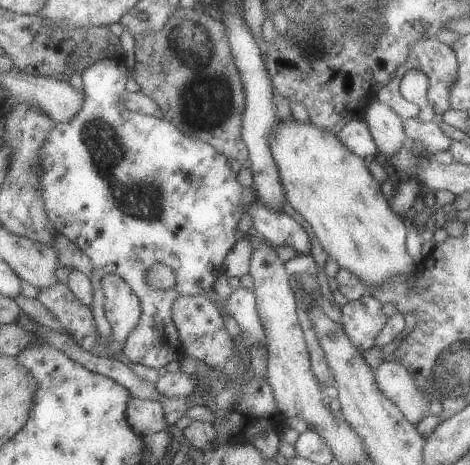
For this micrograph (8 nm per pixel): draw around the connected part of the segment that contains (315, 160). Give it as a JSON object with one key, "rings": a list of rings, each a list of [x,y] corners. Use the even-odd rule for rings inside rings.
{"rings":[[[294,117],[290,122],[280,120],[278,128],[272,132],[270,150],[286,191],[286,200],[312,226],[326,254],[336,260],[339,268],[356,274],[360,280],[364,280],[367,288],[374,284],[380,286],[400,274],[415,270],[417,265],[406,250],[407,220],[392,212],[381,184],[371,174],[364,159],[352,154],[336,134],[314,126],[310,120],[300,122]]]}

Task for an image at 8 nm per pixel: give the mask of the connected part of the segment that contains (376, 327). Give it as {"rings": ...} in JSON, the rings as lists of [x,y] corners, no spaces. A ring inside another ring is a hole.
{"rings":[[[367,293],[341,307],[342,328],[360,354],[376,346],[376,338],[389,319],[382,306],[377,298]]]}

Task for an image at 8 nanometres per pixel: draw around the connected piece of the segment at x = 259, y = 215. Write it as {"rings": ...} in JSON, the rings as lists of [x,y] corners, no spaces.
{"rings":[[[259,201],[248,204],[246,212],[252,217],[252,224],[257,230],[259,236],[269,241],[272,245],[276,246],[290,246],[299,255],[310,255],[312,244],[308,238],[308,232],[293,218],[284,211],[270,210],[260,204]]]}

